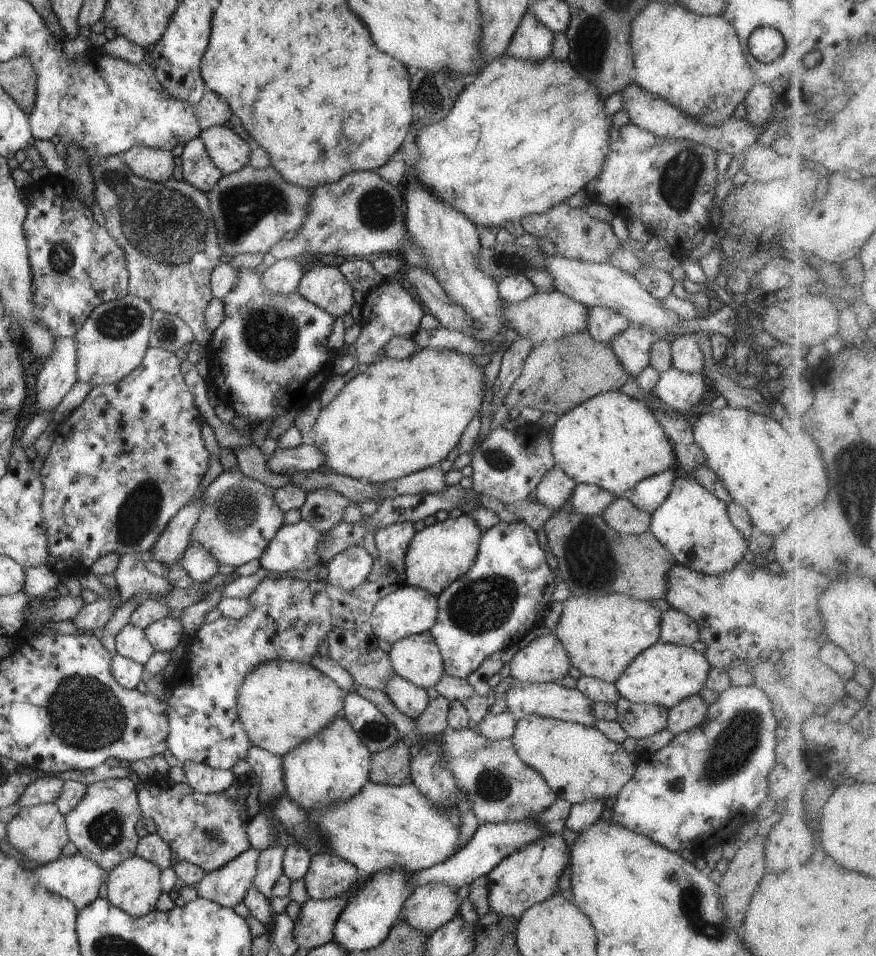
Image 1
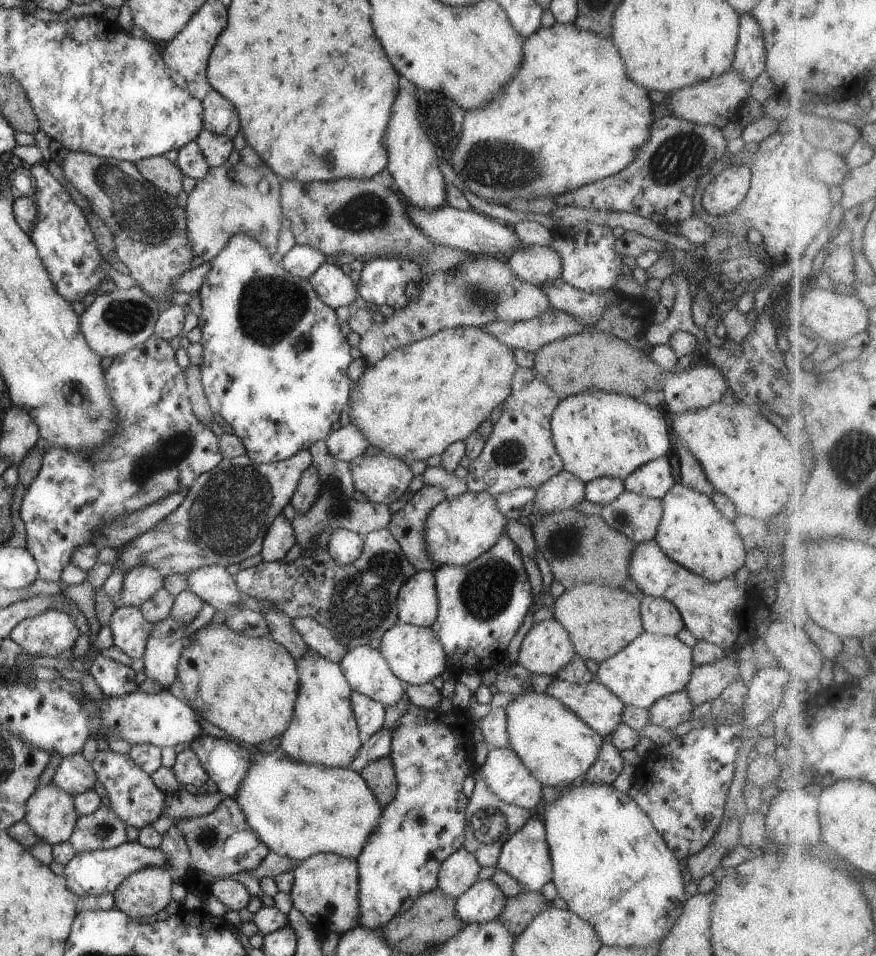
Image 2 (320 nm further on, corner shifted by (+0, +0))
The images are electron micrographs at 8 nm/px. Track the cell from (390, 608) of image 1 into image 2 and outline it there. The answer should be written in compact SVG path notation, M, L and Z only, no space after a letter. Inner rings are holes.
M416 571L400 587L397 598L399 622L431 627L438 612L433 571Z

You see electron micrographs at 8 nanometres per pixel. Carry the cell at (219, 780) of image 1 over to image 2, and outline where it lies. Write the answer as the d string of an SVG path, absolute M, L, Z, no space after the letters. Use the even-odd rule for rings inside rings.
M185 748L177 754L171 769L180 784L184 784L186 788L202 792L206 787L206 781L209 779L208 773L192 749Z

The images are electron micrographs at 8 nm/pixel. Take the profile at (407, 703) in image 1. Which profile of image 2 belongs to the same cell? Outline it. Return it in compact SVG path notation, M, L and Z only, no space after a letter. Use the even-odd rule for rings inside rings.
M369 645L348 649L339 665L353 691L365 694L386 707L395 705L406 690L407 683L390 670L379 649L372 649Z

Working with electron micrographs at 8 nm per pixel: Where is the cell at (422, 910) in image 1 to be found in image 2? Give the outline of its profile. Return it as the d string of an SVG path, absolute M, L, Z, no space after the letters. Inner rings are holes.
M462 847L442 862L438 871L438 890L451 897L462 896L479 880L481 868L474 854Z

